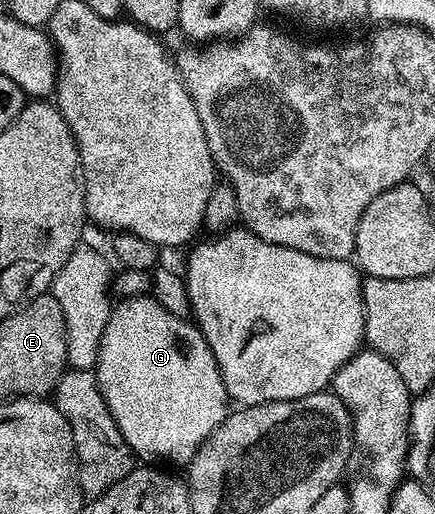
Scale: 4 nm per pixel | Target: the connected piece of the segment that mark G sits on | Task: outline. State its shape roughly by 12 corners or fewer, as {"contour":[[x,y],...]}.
{"contour":[[119,299],[98,389],[131,452],[189,462],[228,415],[197,323]]}

